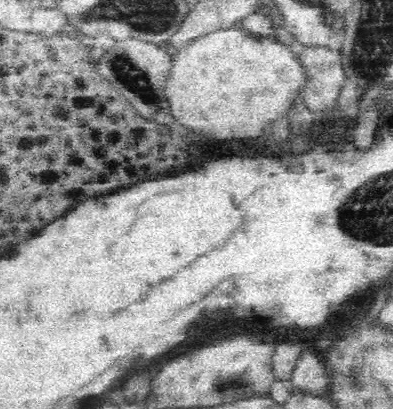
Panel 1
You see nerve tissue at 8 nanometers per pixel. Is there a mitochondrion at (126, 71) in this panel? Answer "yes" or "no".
yes

